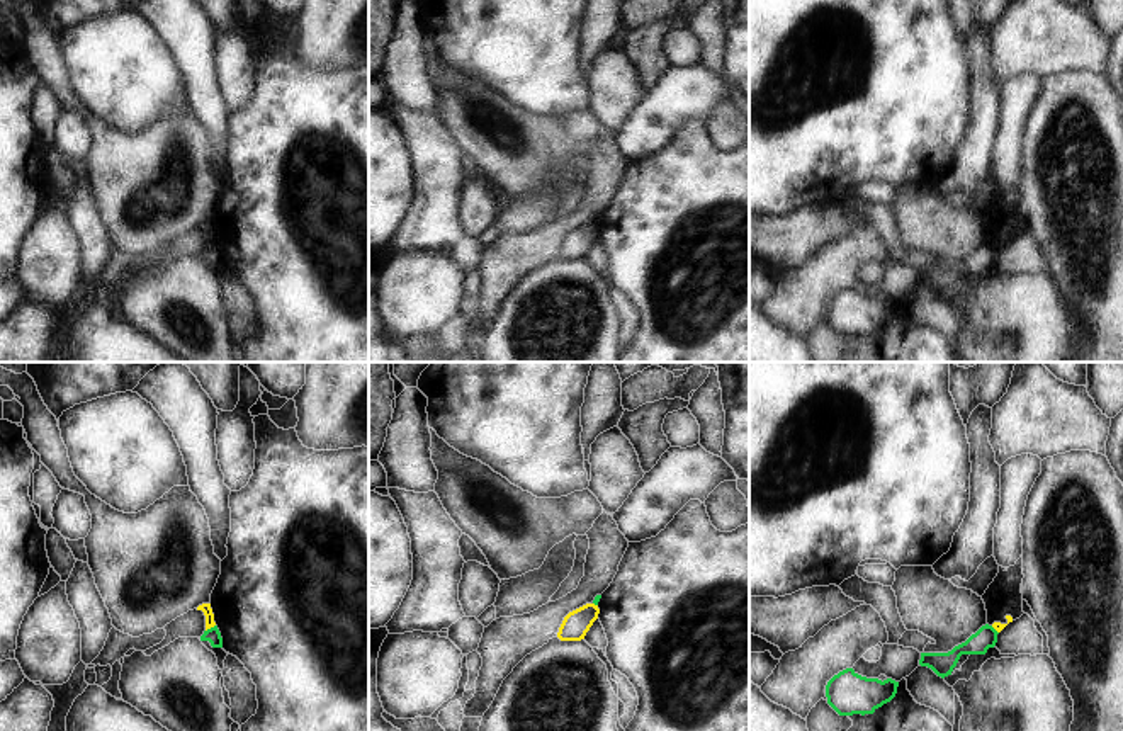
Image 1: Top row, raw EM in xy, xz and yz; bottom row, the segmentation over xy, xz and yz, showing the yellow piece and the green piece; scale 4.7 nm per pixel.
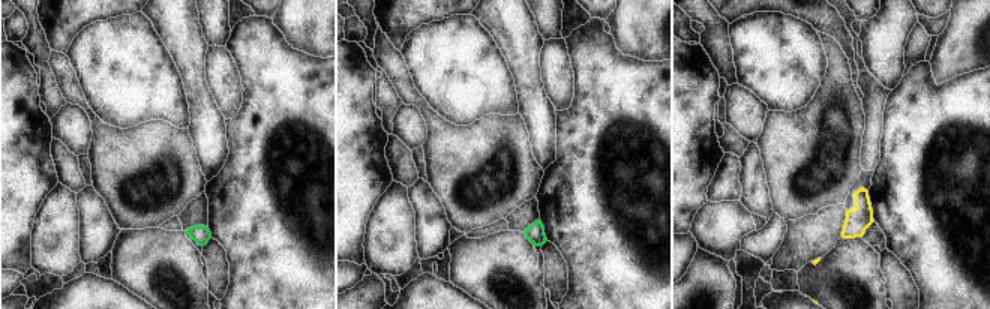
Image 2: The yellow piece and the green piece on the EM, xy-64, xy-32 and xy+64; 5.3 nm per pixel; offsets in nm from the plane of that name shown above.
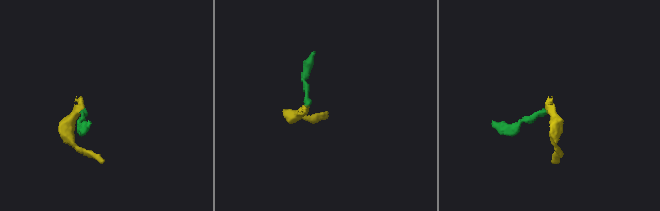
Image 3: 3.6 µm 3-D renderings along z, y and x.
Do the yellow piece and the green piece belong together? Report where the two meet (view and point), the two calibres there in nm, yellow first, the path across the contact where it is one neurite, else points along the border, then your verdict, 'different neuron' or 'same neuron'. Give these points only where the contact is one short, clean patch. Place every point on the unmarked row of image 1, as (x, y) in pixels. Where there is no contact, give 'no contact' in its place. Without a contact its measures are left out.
xy (209, 247) | 50/70 nm | along xy (214, 243), (206, 250) | different neuron

